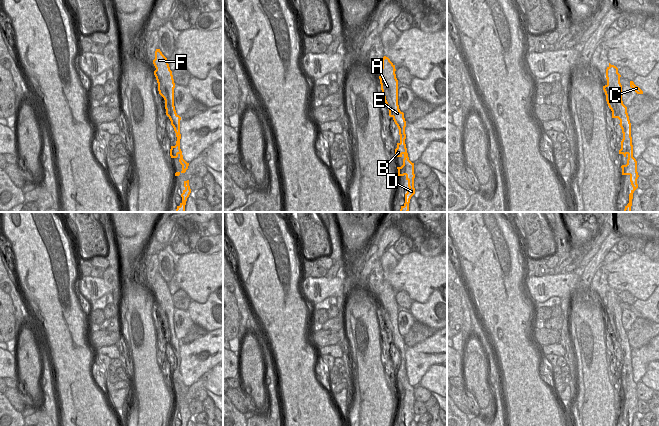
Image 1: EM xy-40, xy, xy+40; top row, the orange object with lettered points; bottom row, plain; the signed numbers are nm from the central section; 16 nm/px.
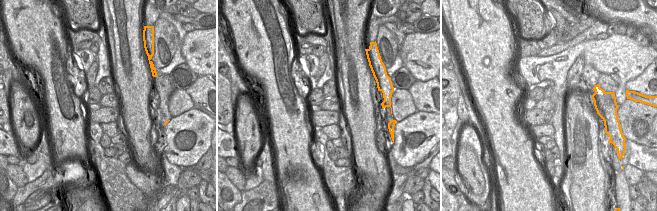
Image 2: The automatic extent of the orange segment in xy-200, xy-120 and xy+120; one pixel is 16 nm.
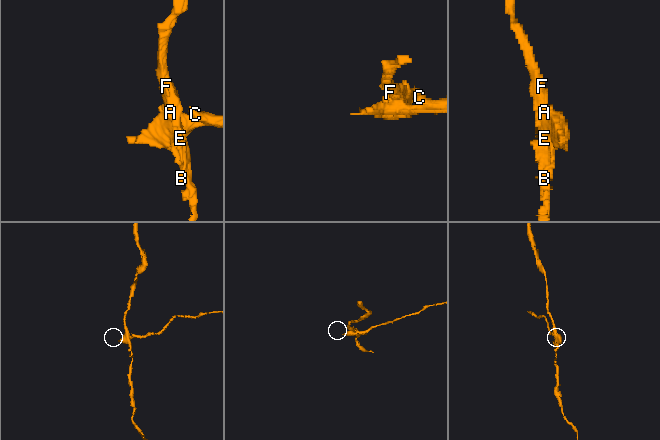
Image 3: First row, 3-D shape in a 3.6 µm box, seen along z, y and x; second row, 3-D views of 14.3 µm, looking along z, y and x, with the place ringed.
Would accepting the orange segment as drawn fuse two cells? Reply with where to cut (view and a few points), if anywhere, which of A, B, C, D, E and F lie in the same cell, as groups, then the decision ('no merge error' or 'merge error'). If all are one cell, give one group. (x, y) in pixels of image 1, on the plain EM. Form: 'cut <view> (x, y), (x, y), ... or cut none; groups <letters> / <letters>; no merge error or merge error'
cut xy+40 (605, 316), (609, 318), (614, 326), (614, 331), (611, 334); groups A B D E F / C; merge error

